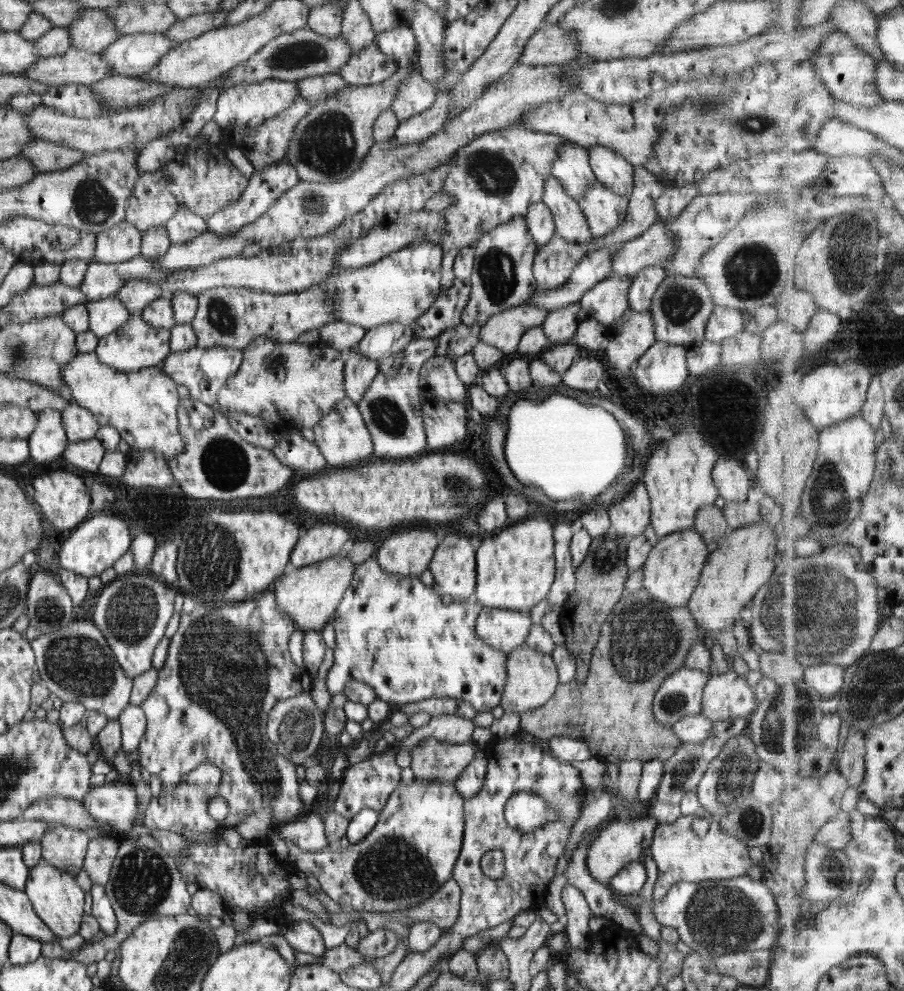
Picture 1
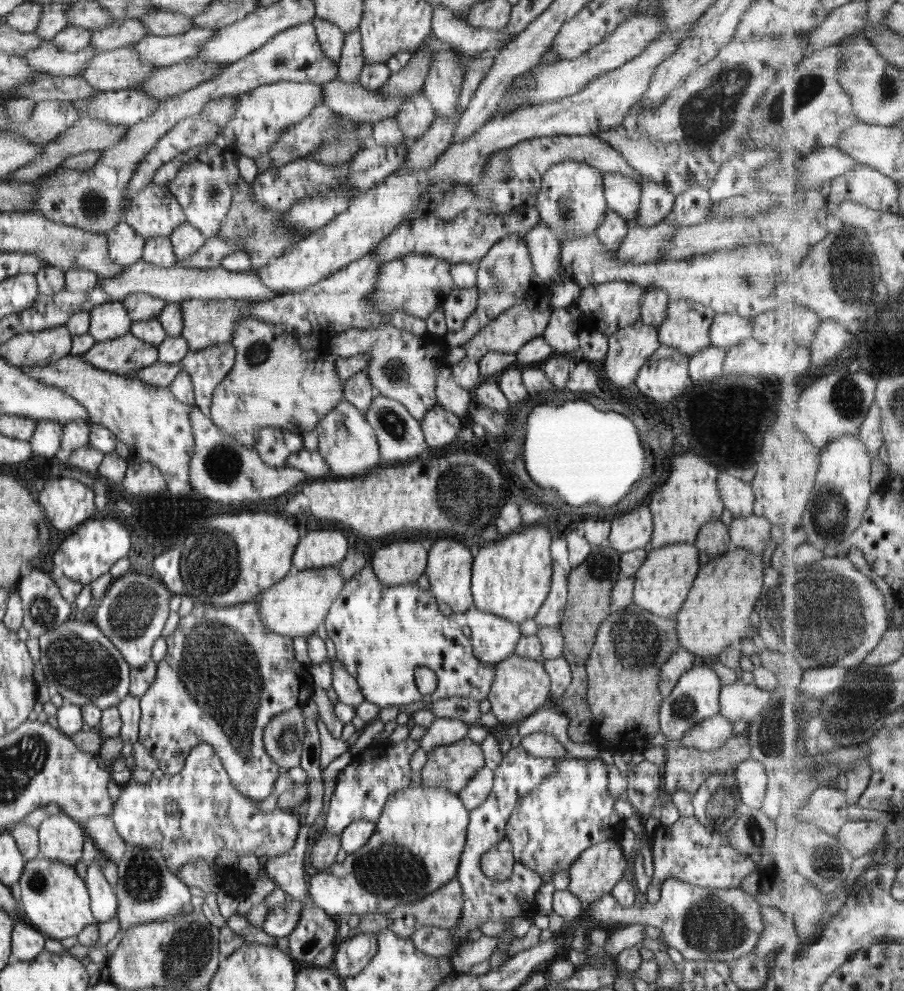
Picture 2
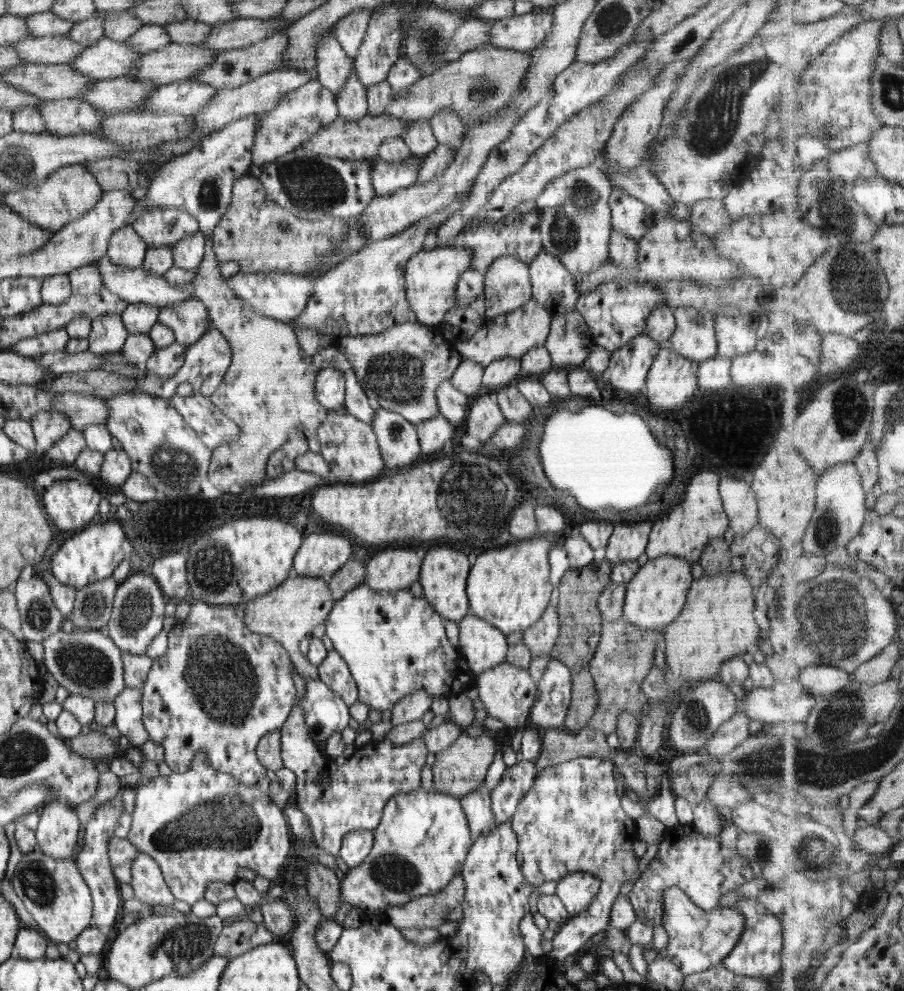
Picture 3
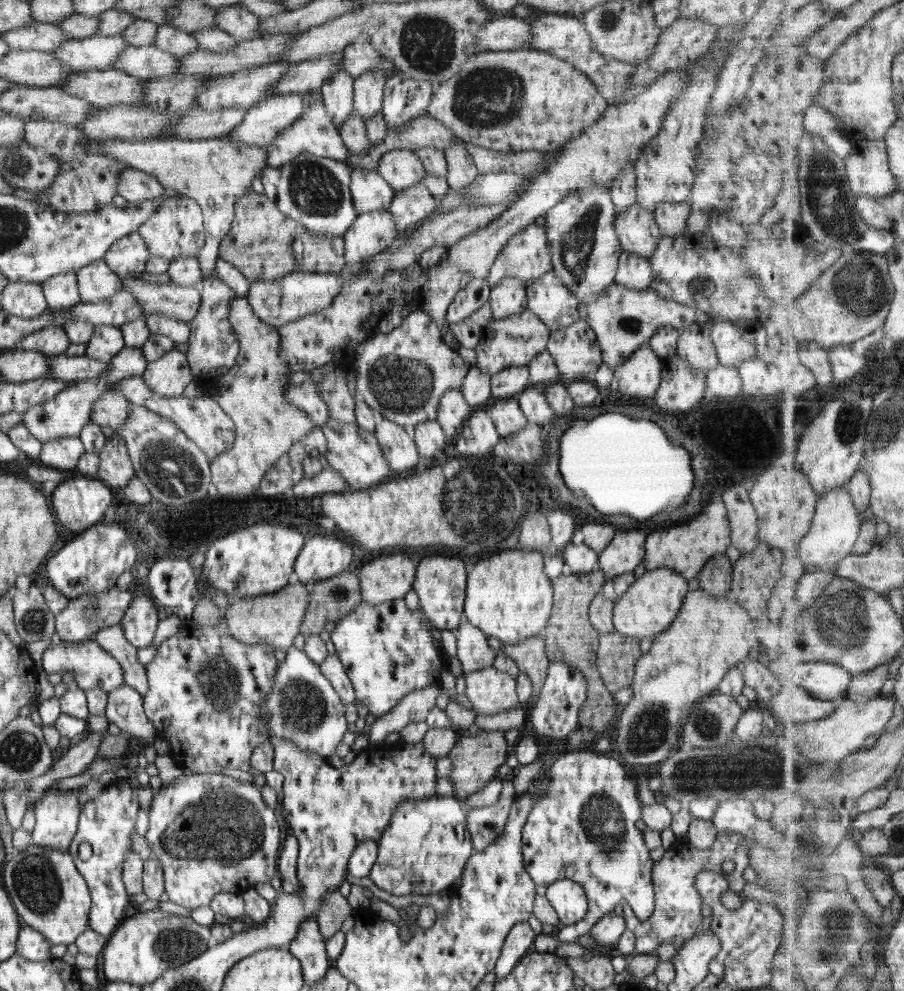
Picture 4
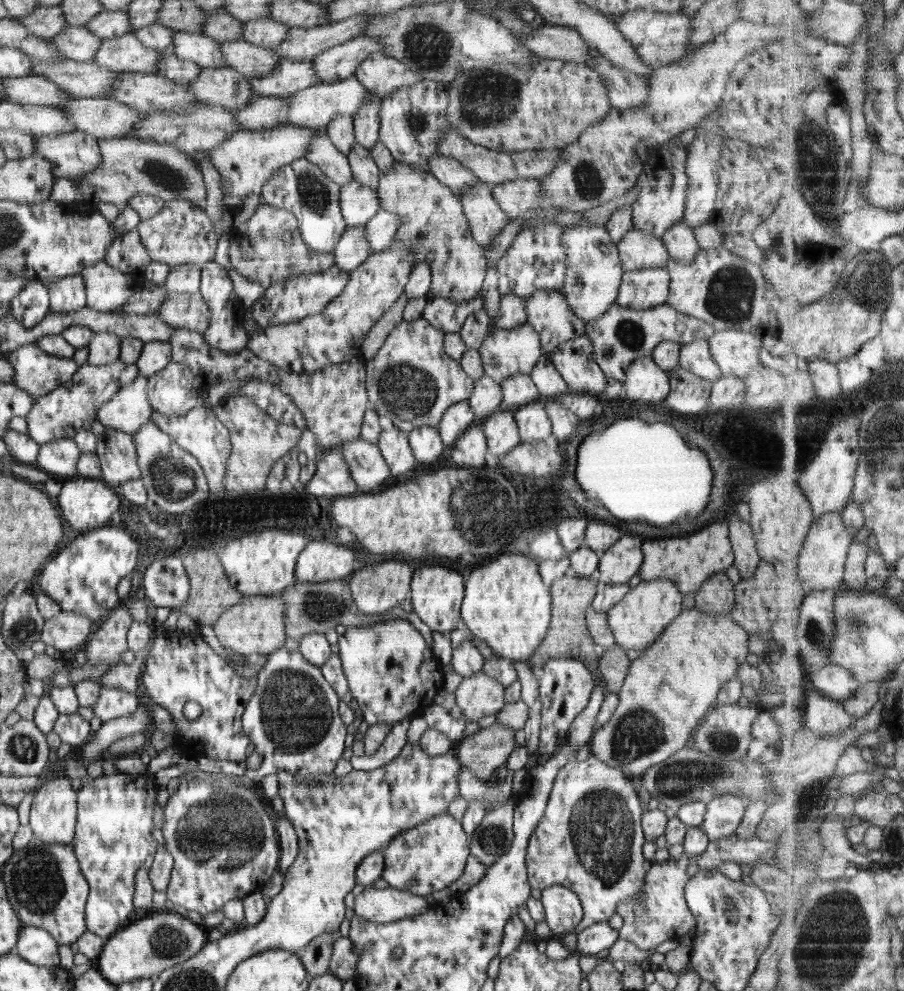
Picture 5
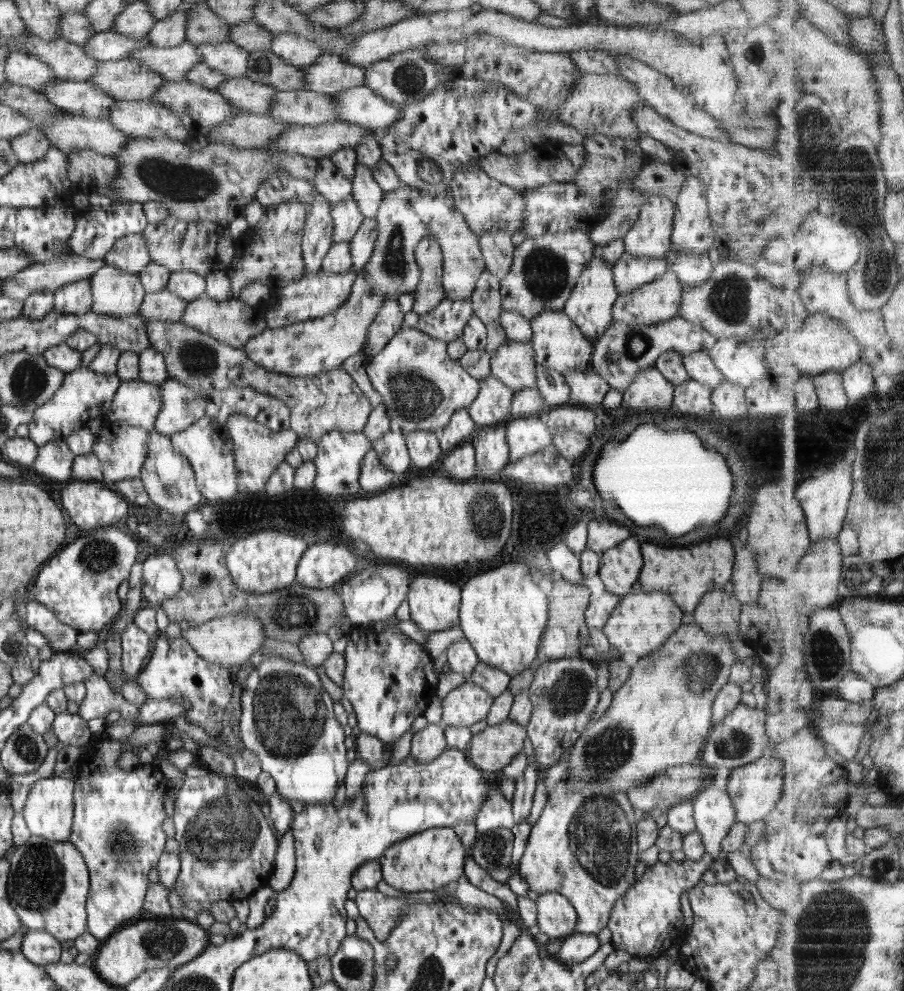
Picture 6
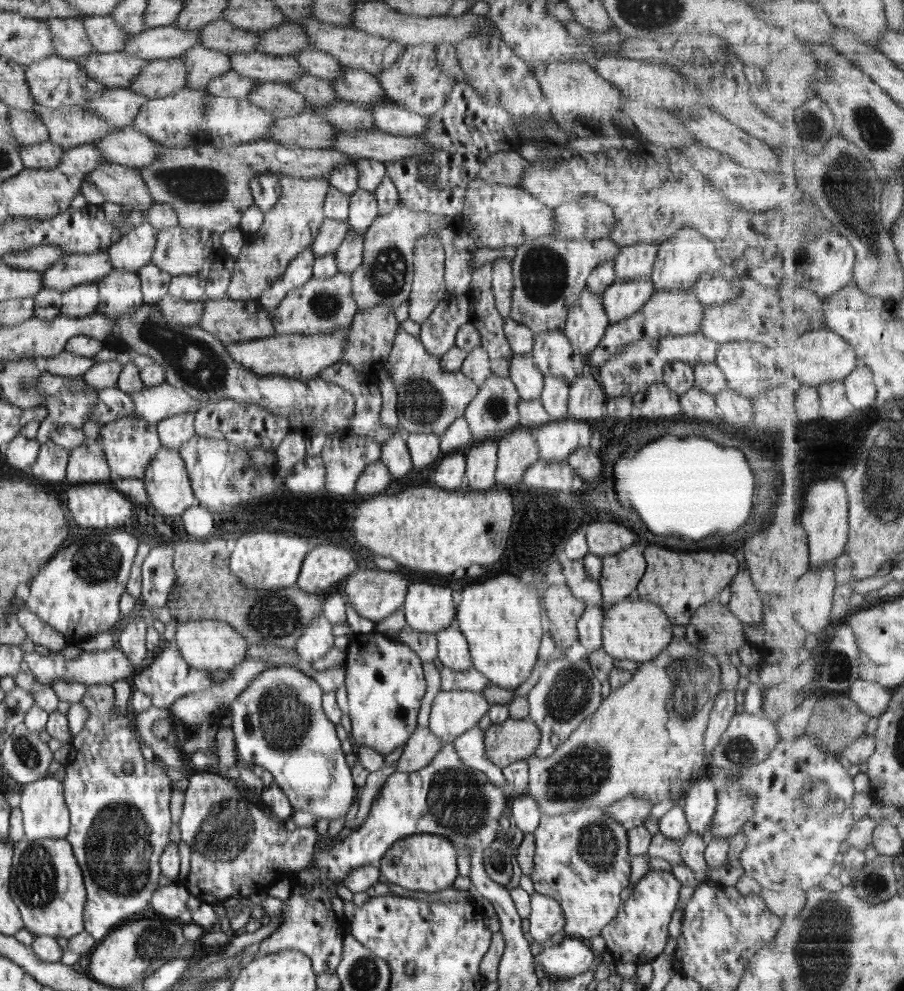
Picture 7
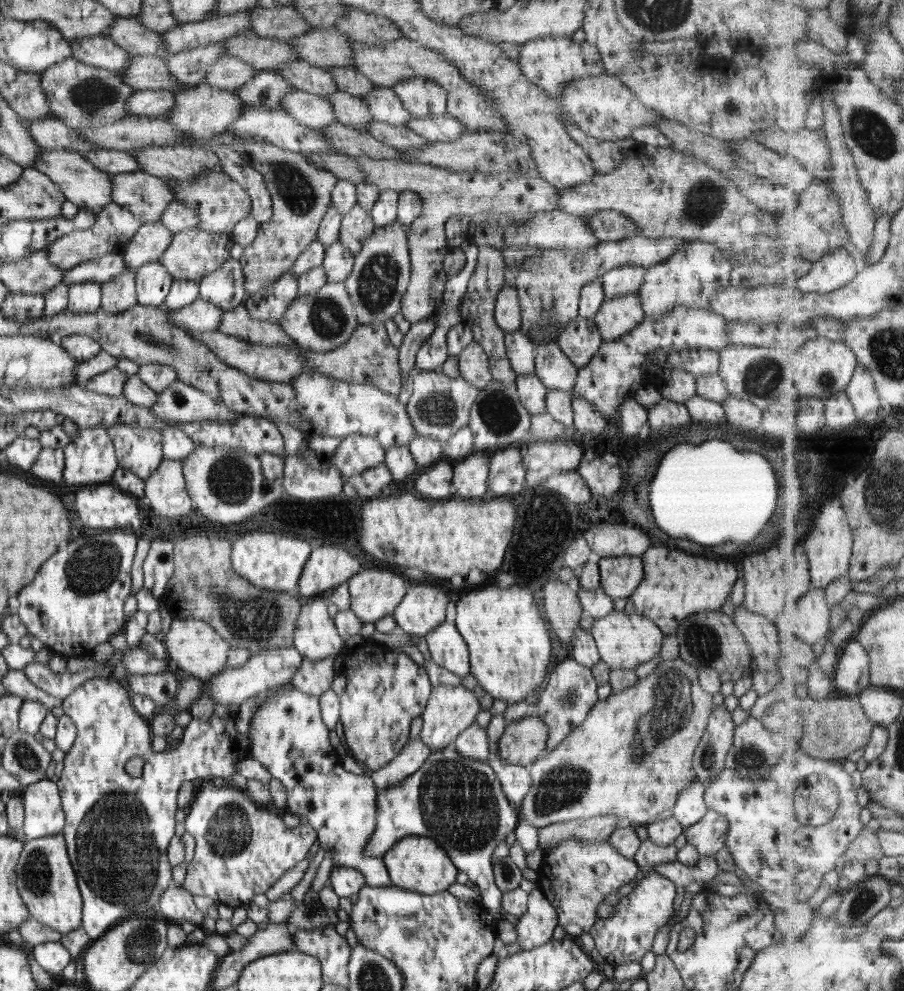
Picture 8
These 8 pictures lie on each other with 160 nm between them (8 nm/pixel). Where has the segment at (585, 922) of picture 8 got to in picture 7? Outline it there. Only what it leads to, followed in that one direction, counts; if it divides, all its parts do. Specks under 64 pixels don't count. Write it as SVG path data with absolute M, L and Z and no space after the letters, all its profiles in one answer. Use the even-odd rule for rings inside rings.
M575 808L558 816L542 814L539 825L533 832L535 838L534 871L532 882L536 893L557 900L565 916L565 936L590 941L616 916L622 890L629 885L631 855L628 852L627 830L623 824L607 818L603 809Z

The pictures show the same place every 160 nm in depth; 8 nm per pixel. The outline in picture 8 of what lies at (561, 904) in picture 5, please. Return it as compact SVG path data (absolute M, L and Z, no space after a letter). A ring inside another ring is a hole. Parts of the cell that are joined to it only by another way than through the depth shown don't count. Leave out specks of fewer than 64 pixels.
M534 889L528 895L526 912L518 919L514 928L522 951L530 951L547 944L553 939L557 926L559 918L556 908L540 889Z

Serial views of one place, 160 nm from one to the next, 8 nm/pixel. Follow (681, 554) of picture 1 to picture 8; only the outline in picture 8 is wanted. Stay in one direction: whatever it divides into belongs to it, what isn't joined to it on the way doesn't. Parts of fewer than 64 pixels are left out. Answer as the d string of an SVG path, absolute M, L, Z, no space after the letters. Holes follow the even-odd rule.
M620 607L608 616L596 619L590 632L594 637L600 659L604 660L611 669L620 668L630 671L643 662L659 658L662 639L665 637L653 621L636 612L626 614Z

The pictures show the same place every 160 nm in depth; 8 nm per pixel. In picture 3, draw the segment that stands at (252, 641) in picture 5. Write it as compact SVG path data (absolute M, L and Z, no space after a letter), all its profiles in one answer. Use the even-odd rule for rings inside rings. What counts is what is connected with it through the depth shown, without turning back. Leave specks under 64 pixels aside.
M303 575L295 578L288 577L270 592L257 596L245 604L244 625L250 632L270 636L282 644L293 662L294 672L302 675L298 678L300 682L304 679L306 681L311 678L319 679L318 667L300 652L298 645L302 639L308 638L308 634L311 634L316 626L326 621L334 607L335 600L327 584L328 579L324 577L304 577Z

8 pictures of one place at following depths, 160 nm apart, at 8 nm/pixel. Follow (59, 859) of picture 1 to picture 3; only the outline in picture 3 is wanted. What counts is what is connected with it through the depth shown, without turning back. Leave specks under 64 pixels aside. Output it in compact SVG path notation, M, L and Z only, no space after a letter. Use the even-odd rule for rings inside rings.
M48 800L39 809L35 828L38 848L48 856L73 858L80 832L80 821L75 808L62 801Z

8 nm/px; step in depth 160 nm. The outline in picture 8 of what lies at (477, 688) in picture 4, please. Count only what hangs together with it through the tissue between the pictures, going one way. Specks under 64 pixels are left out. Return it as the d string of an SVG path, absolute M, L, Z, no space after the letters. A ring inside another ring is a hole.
M438 685L431 687L422 717L420 740L434 753L452 746L456 737L475 722L476 715L481 711L478 699L471 688L461 685Z

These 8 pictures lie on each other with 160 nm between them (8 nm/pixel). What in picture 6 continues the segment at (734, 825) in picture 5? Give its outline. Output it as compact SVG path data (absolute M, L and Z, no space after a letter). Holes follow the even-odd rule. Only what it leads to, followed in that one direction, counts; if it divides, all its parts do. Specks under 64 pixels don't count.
M704 785L692 798L695 830L703 838L705 852L713 858L721 854L721 842L736 823L731 797L714 785Z

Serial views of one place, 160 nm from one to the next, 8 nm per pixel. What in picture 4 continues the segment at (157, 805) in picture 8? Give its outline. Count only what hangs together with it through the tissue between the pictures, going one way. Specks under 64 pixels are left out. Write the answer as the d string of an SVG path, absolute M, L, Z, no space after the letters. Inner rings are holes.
M116 778L106 785L103 792L91 799L89 797L86 804L82 806L77 826L78 830L68 848L68 852L72 855L76 868L87 882L89 893L91 894L89 927L106 937L112 935L115 930L120 927L120 924L126 919L126 915L124 914L126 906L128 906L129 903L133 903L126 890L122 871L124 859L127 857L127 854L130 854L133 851L131 836L136 830L136 814L139 808L140 802L138 801L138 791L135 782L129 778ZM80 844L90 844L92 854L90 854L88 858L82 858L82 856L80 856L80 852L78 851Z

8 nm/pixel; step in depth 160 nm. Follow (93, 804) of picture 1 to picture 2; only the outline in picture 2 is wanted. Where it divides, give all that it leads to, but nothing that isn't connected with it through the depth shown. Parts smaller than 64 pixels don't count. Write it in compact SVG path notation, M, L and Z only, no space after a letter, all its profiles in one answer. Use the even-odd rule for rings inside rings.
M208 743L197 744L185 760L185 767L176 774L164 774L159 779L152 777L145 785L129 782L121 786L122 793L116 799L110 818L113 820L120 836L126 844L159 850L166 861L169 871L178 875L181 866L191 867L187 862L191 860L207 860L215 862L221 850L246 854L252 852L254 856L272 857L286 854L298 838L302 821L298 815L276 808L270 813L260 810L259 802L243 795L231 783L229 774L222 766L221 759L215 754Z

